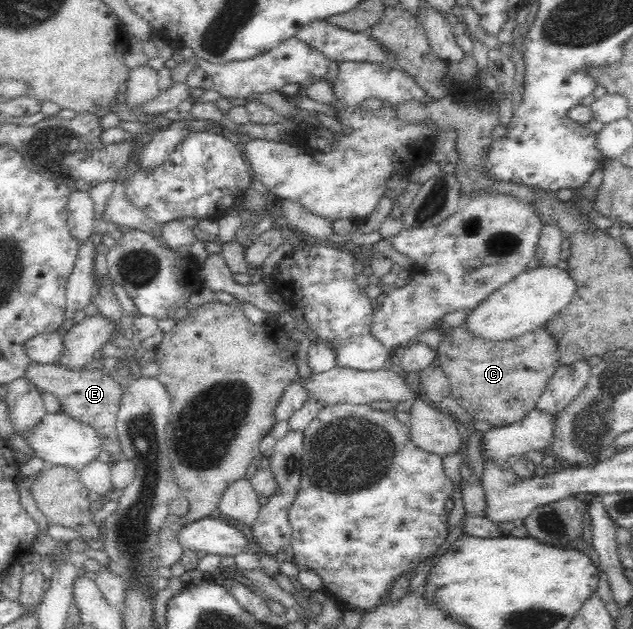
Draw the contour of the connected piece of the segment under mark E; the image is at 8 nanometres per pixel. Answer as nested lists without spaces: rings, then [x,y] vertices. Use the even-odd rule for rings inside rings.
[[[32,363],[26,376],[43,392],[55,395],[60,403],[60,409],[64,414],[87,424],[93,428],[100,440],[101,455],[111,464],[119,461],[123,449],[117,434],[117,414],[121,409],[121,399],[125,389],[121,386],[121,380],[105,369],[81,369],[71,370],[64,368],[59,363],[38,364]]]

